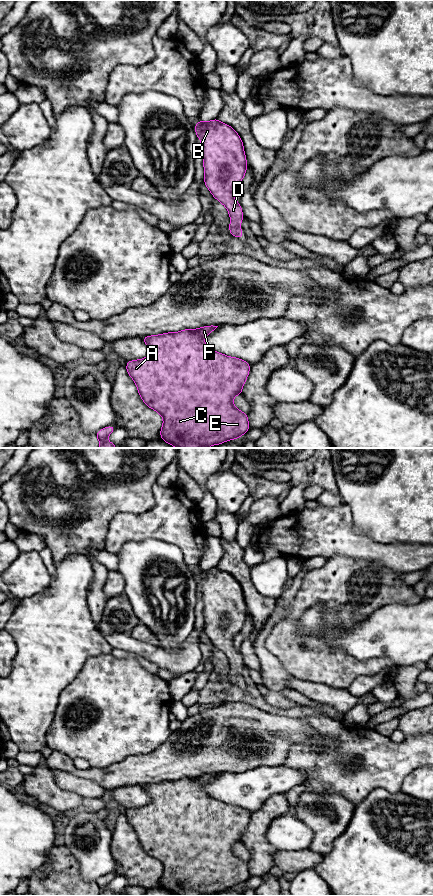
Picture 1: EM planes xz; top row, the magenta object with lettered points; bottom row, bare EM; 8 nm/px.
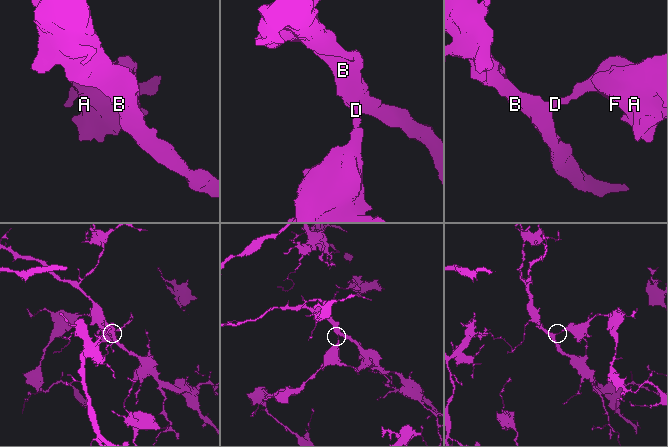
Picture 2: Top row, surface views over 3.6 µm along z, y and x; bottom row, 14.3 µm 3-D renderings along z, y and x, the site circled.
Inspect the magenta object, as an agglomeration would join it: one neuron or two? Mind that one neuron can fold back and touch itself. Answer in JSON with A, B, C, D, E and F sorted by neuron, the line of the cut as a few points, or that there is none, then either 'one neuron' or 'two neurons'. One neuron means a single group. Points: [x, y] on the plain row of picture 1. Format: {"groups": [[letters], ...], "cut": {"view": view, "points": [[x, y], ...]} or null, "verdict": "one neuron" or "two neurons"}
{"groups": [["A", "B", "C", "D", "E", "F"]], "cut": null, "verdict": "one neuron"}

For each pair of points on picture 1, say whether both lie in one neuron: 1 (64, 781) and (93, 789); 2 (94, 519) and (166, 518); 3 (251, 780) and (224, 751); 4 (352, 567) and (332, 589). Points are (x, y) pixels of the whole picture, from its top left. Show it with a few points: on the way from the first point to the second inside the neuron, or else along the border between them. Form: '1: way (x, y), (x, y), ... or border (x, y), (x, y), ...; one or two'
1: way (71, 783), (86, 788); one
2: border (133, 513), (118, 512), (110, 521), (104, 542); two
3: border (265, 765), (238, 772), (221, 772), (219, 774); two
4: way (349, 572), (337, 584); one

